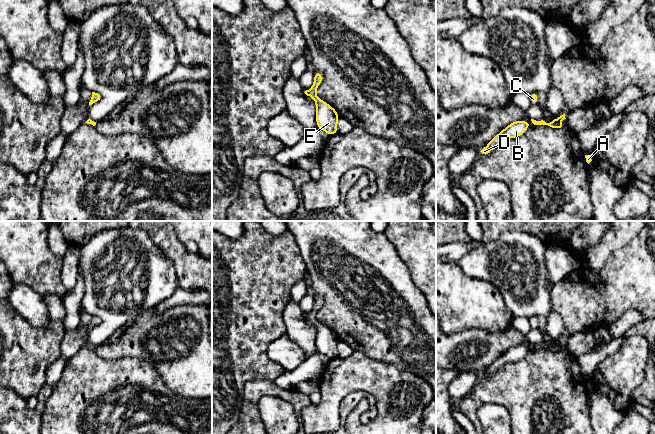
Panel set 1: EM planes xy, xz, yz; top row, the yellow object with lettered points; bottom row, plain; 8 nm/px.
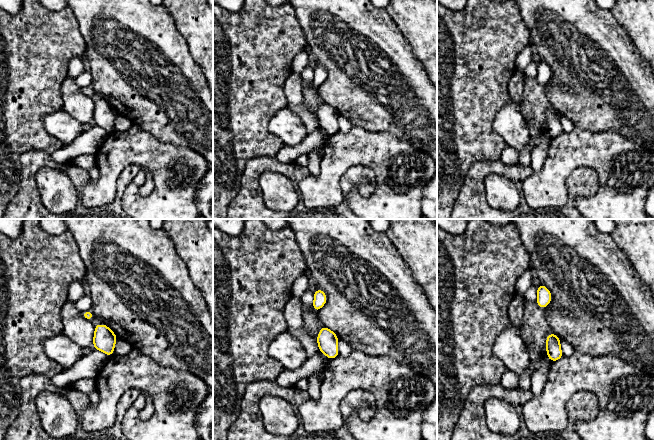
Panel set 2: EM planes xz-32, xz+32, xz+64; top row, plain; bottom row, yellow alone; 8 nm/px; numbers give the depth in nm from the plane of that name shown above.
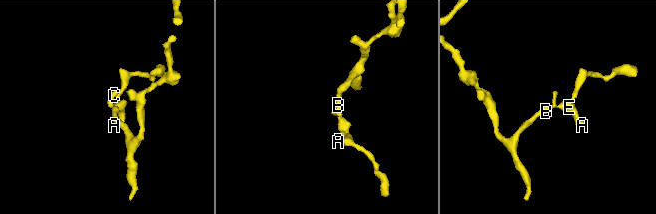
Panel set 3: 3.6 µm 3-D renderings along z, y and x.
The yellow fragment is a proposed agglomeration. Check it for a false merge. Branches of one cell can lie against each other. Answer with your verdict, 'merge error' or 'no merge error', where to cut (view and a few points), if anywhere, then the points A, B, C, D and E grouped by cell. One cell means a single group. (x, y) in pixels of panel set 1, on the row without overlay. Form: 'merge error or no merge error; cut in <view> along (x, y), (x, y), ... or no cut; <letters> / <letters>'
no merge error; no cut; A B C D E

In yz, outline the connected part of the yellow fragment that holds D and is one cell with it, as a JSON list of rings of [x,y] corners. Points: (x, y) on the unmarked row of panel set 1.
[[[525,344],[510,347],[505,353],[498,357],[482,374],[482,378],[488,378],[495,373],[500,367],[508,362],[521,360],[530,351],[529,346]]]

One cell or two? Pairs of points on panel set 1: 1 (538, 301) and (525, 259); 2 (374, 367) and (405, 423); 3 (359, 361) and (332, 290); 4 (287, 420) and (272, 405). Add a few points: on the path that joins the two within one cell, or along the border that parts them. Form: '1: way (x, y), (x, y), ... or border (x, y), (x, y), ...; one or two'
1: way (528, 291), (525, 288), (525, 269); one
2: way (383, 383), (384, 412), (389, 417); one
3: border (354, 350), (358, 350), (377, 360); two
4: way (283, 416), (276, 409); one

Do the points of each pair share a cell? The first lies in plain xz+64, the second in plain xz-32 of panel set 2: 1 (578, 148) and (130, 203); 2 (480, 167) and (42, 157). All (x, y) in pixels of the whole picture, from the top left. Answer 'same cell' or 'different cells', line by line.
1: same cell
2: same cell

